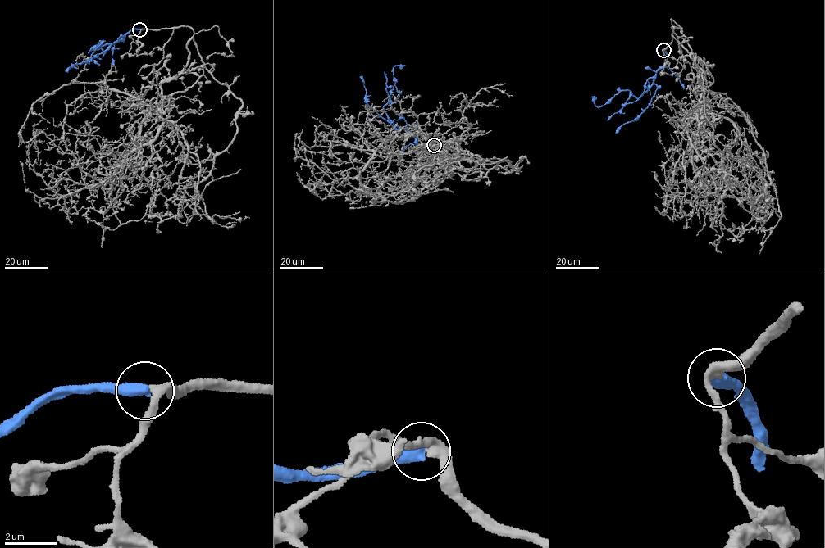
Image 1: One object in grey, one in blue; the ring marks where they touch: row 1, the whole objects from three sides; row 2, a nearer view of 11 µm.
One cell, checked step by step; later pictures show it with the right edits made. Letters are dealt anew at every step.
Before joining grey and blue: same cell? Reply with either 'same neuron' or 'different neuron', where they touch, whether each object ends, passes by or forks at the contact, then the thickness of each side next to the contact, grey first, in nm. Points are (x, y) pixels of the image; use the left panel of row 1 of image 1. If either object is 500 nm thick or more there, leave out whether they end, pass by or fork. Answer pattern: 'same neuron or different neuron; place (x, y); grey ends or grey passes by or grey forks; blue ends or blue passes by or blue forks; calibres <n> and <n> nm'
same neuron; place (139, 29); calibres 320 and 500 nm

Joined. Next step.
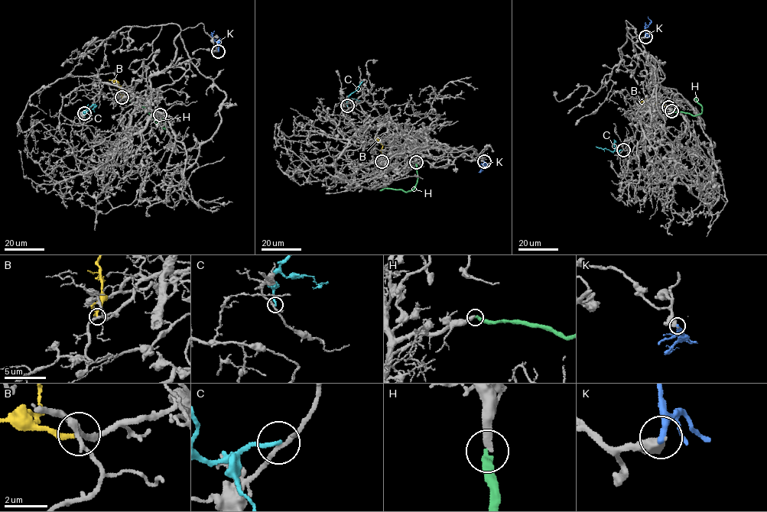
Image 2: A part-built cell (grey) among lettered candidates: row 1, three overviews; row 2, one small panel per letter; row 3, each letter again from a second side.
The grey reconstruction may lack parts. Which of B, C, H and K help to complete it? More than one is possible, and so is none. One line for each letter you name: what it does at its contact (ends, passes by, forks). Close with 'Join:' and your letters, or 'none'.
H: it ends
Join: H

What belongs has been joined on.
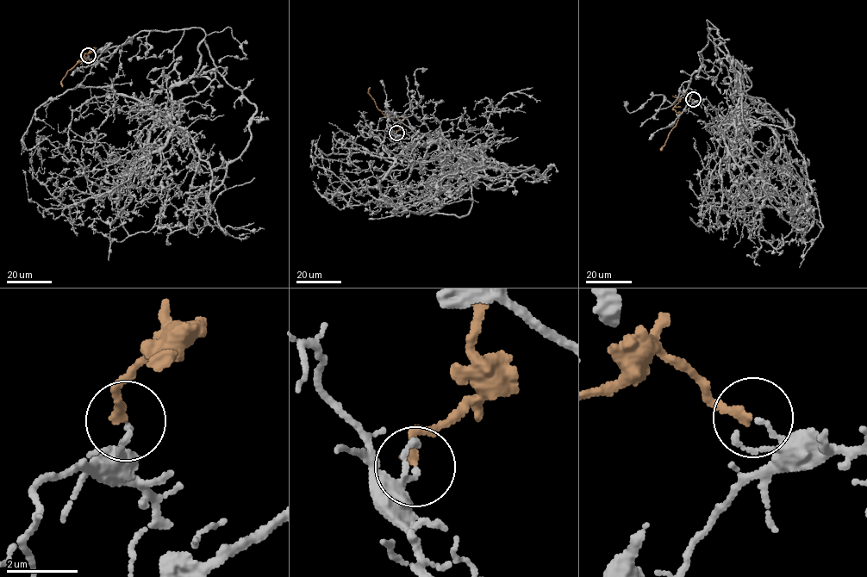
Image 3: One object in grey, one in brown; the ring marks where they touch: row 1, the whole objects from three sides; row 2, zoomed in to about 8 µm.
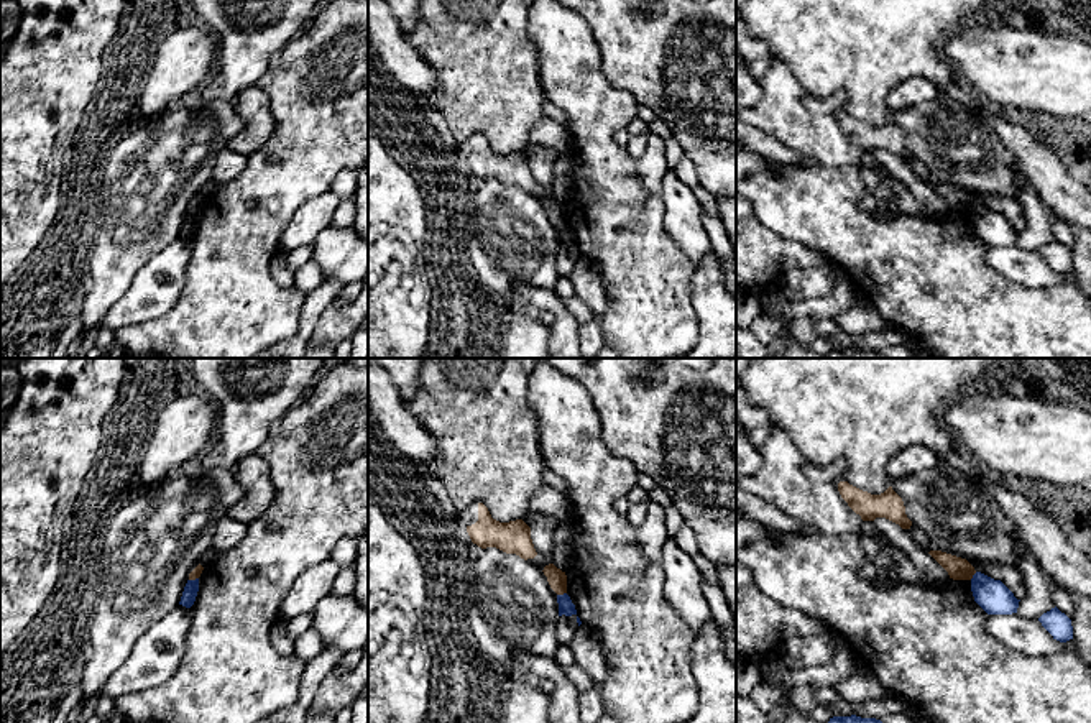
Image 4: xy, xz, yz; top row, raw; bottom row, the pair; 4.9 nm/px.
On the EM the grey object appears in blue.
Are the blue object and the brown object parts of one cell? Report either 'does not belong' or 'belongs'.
does not belong

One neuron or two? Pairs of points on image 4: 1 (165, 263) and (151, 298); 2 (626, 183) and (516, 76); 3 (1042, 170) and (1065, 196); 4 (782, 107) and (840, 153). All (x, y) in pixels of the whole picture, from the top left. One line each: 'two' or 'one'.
1: one
2: two
3: one
4: one

